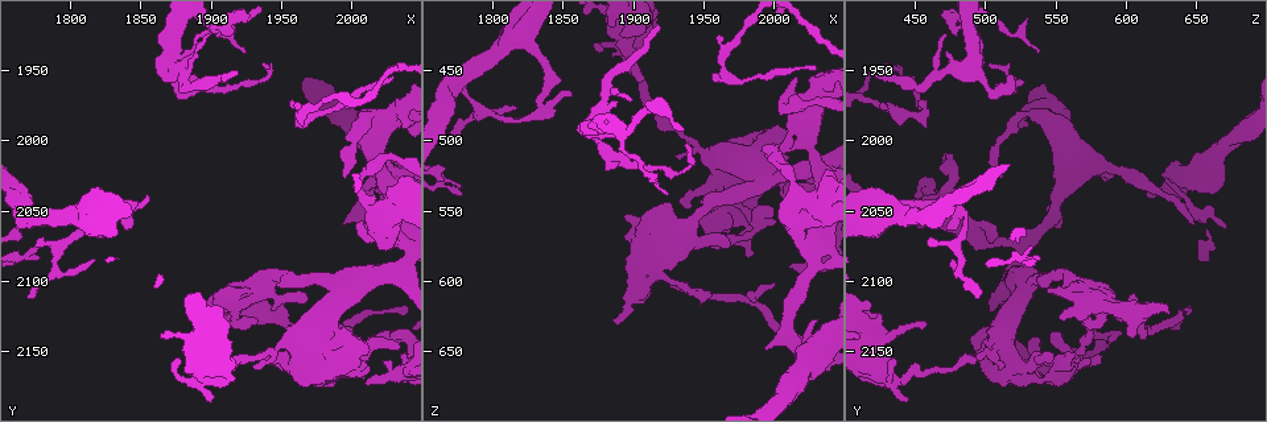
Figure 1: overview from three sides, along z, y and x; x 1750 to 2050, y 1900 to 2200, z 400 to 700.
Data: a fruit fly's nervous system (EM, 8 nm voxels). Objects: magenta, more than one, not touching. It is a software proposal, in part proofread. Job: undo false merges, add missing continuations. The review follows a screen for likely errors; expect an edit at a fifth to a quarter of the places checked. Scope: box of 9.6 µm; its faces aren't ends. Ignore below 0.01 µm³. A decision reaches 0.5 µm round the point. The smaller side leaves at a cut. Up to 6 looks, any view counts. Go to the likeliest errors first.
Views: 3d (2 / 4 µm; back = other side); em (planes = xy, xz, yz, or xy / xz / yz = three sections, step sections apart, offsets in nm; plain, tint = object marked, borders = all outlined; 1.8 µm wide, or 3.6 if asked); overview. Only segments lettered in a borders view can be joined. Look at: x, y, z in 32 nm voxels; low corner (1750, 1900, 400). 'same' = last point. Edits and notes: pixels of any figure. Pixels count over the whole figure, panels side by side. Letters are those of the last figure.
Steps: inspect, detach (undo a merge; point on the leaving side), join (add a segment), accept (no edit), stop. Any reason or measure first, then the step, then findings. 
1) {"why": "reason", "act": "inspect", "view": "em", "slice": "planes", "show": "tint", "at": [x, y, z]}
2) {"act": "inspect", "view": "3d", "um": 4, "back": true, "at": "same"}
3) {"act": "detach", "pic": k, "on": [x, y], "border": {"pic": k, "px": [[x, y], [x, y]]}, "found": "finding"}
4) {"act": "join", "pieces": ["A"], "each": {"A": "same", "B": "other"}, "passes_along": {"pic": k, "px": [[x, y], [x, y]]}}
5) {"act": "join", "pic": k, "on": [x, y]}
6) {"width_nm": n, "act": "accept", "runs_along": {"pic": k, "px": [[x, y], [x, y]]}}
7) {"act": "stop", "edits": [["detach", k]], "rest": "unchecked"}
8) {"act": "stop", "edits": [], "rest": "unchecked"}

{"act": "inspect", "view": "em", "um": 3.6, "slice": "planes", "show": "tint", "at": [1896, 2170, 434]}

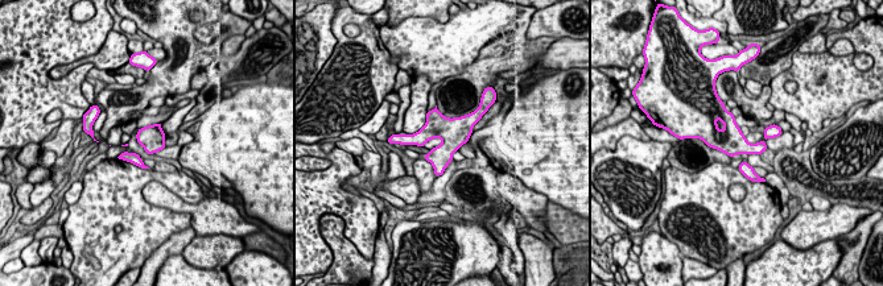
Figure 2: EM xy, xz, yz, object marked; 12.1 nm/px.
{"act": "inspect", "view": "em", "um": 3.6, "slice": "planes", "show": "borders", "at": "same"}

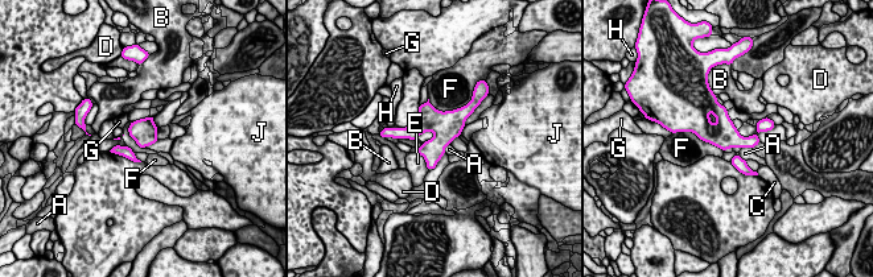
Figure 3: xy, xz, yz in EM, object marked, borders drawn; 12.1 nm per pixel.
{"width_nm": 300, "act": "accept", "each": {"A": "other", "B": "other", "C": "other", "D": "other", "E": "other", "F": "other", "G": "other", "H": "other", "J": "other"}, "border": {"pic": 3, "px": [[126, 145], [114, 145], [108, 151]]}, "found": "one neuron here"}

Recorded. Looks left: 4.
{"why": "arms part here", "act": "inspect", "view": "3d", "um": 2, "at": [1872, 1950, 492]}

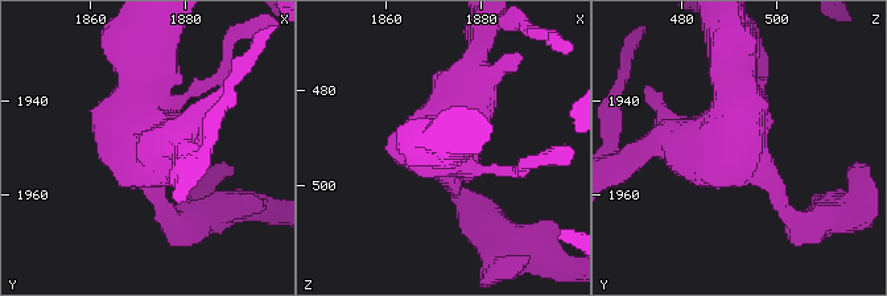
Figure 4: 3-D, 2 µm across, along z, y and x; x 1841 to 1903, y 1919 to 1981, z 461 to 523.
{"act": "inspect", "view": "em", "slice": "yz", "step": 8, "show": "tint", "at": [1871, 1949, 491]}

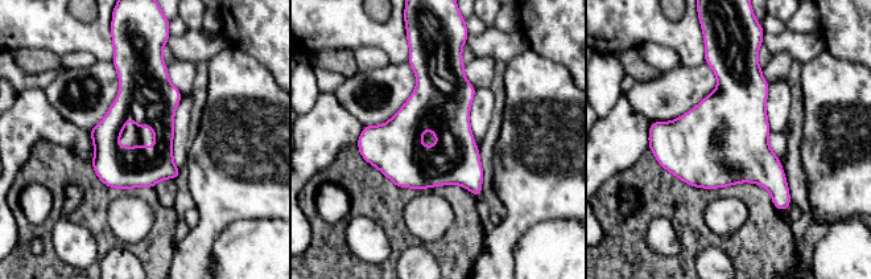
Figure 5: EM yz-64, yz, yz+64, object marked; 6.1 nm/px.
{"act": "inspect", "view": "em", "slice": "planes", "show": "borders", "at": "same"}

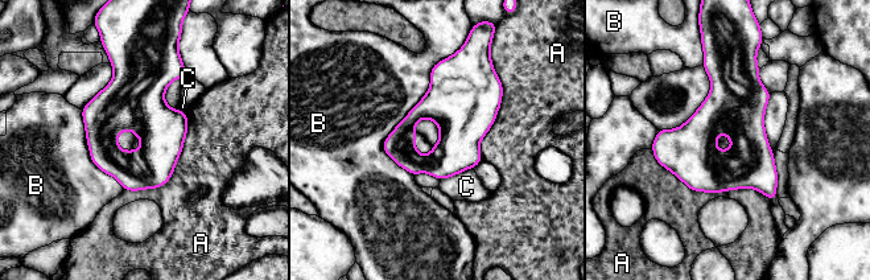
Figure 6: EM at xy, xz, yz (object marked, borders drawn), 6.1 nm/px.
{"longest_contact_nm": ["A", 800], "act": "accept", "each": {"A": "other", "B": "other", "C": "other"}, "border": {"pic": 6, "px": [[473, 167], [440, 180]]}, "found": "one neuron here"}

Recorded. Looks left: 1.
{"why": "thin end", "act": "inspect", "view": "em", "slice": "planes", "show": "borders", "at": [1776, 2082, 538]}

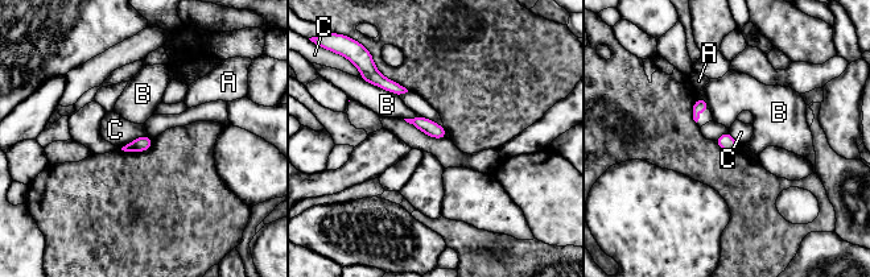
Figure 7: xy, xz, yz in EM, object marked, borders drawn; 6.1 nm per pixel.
{"act": "accept", "each": {"A": "other", "B": "other", "C": "other"}, "border": {"pic": 7, "px": [[403, 119], [431, 136], [446, 139]]}, "found": "none of them fits"}

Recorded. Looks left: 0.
{"act": "stop", "edits": [], "rest": "unchecked"}

